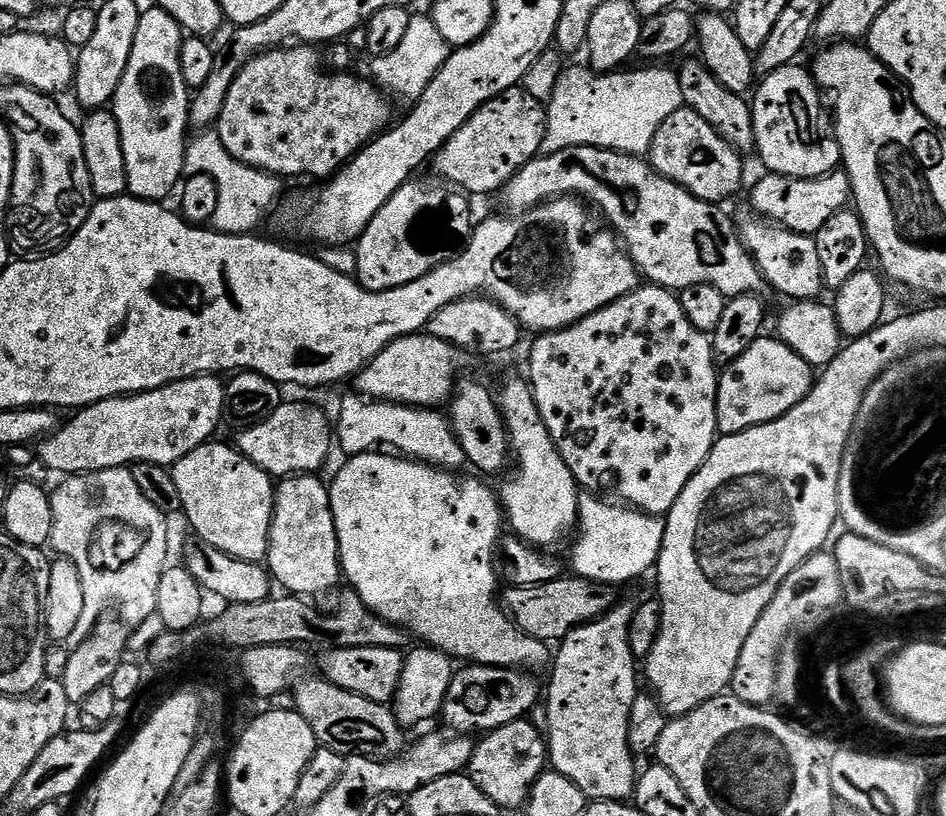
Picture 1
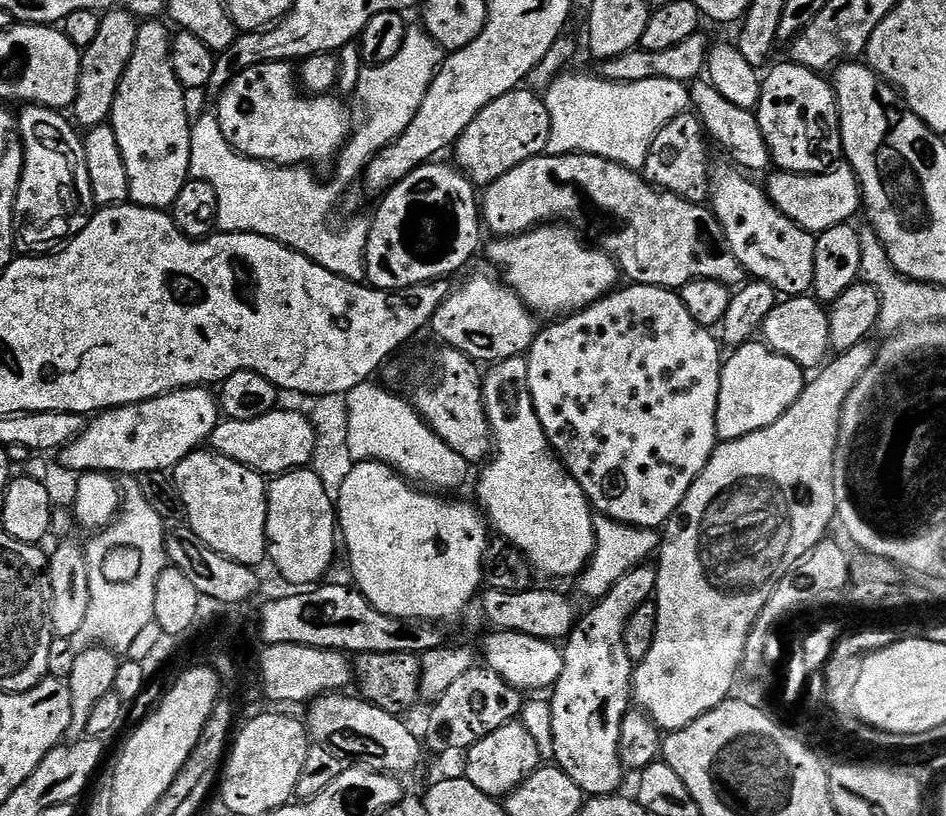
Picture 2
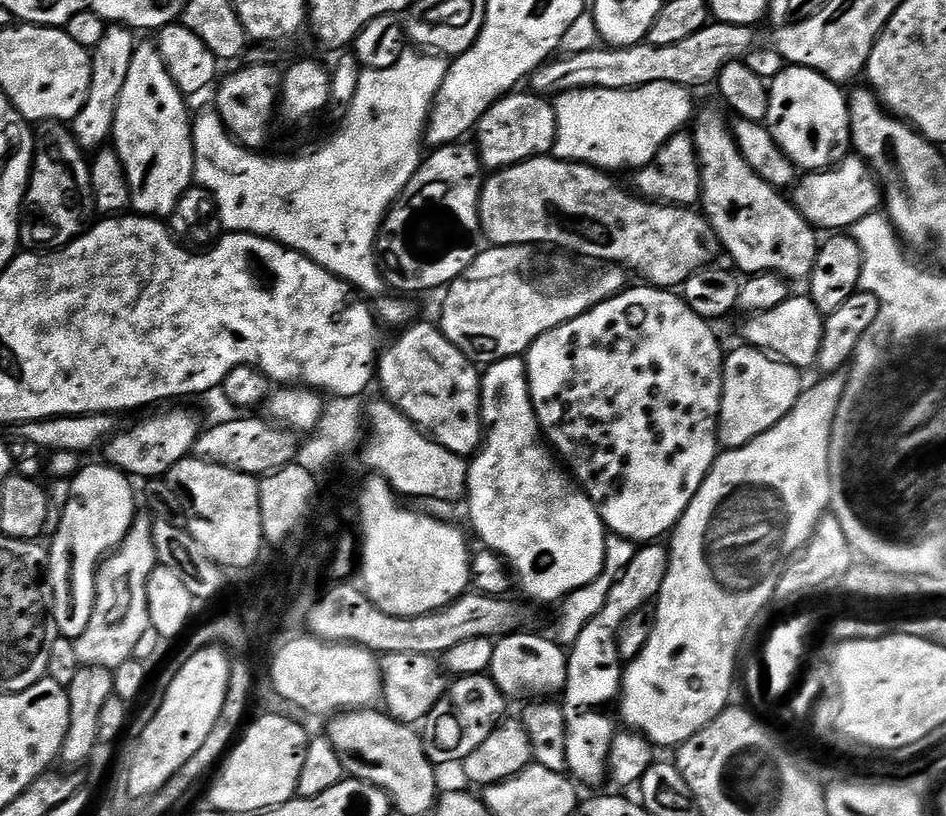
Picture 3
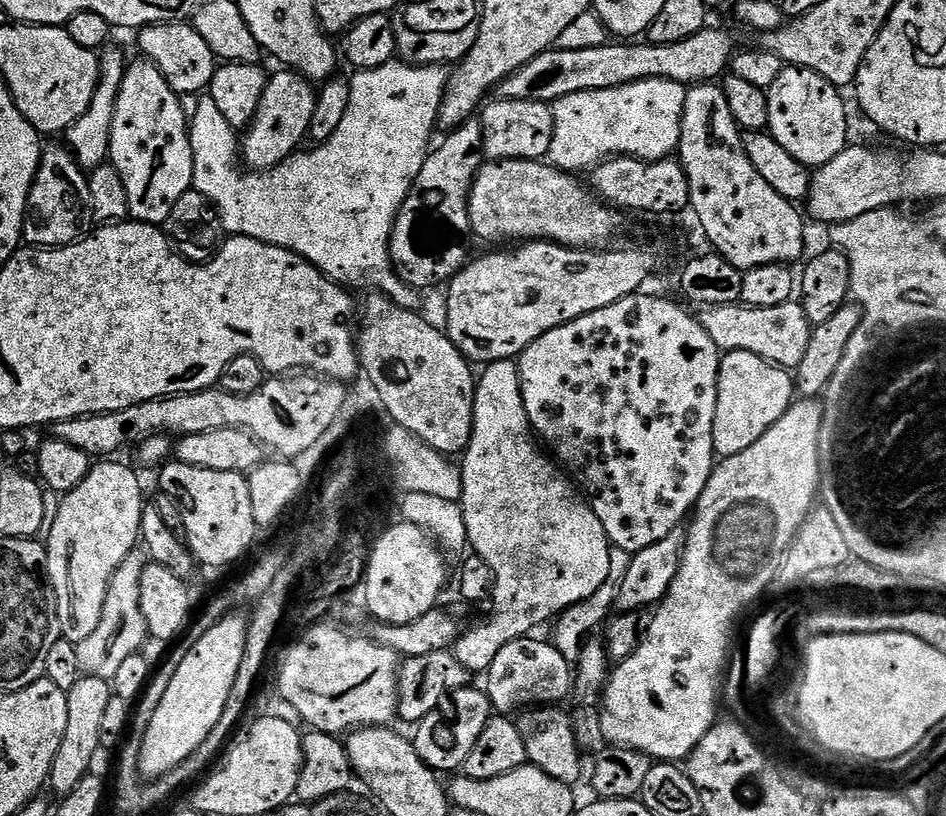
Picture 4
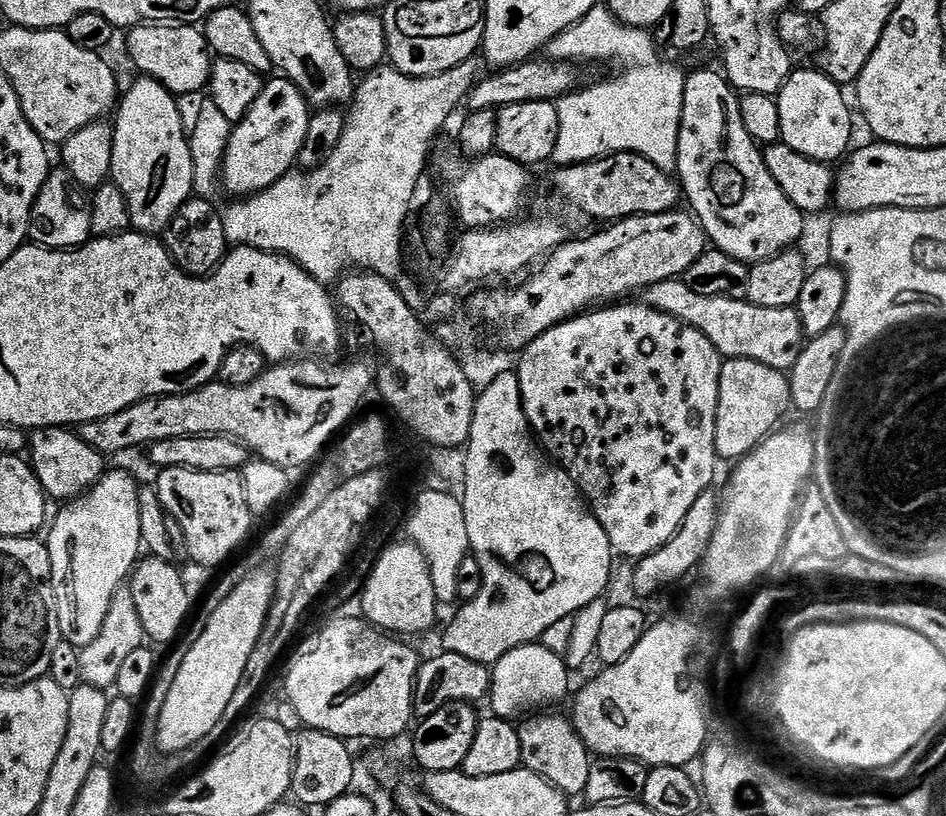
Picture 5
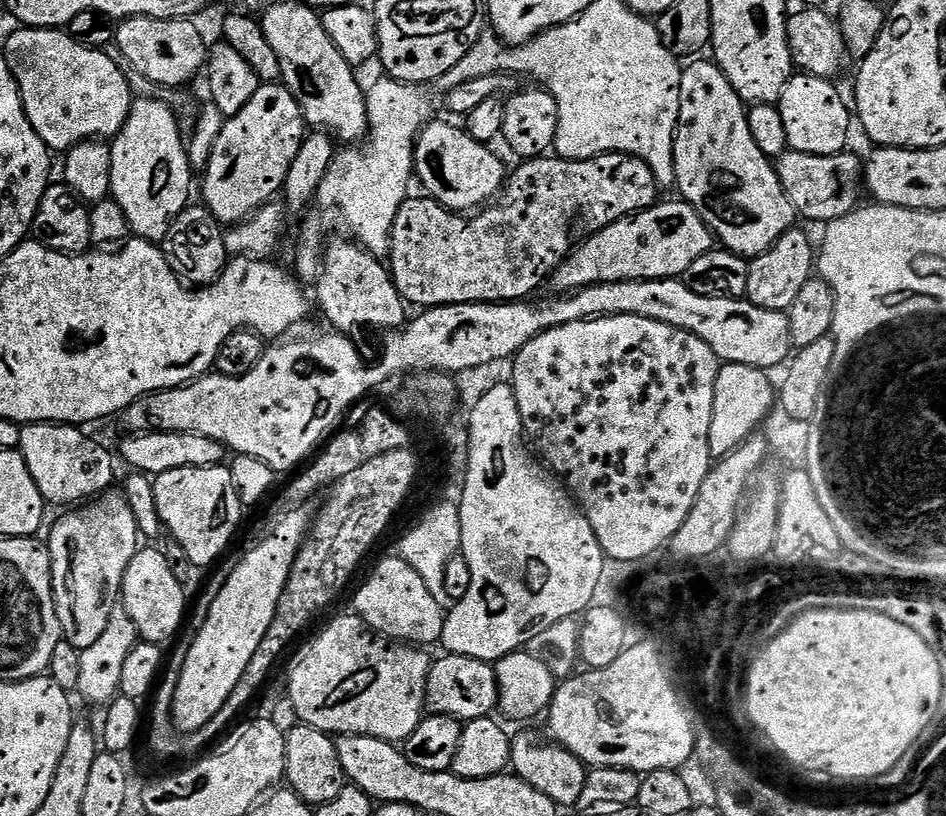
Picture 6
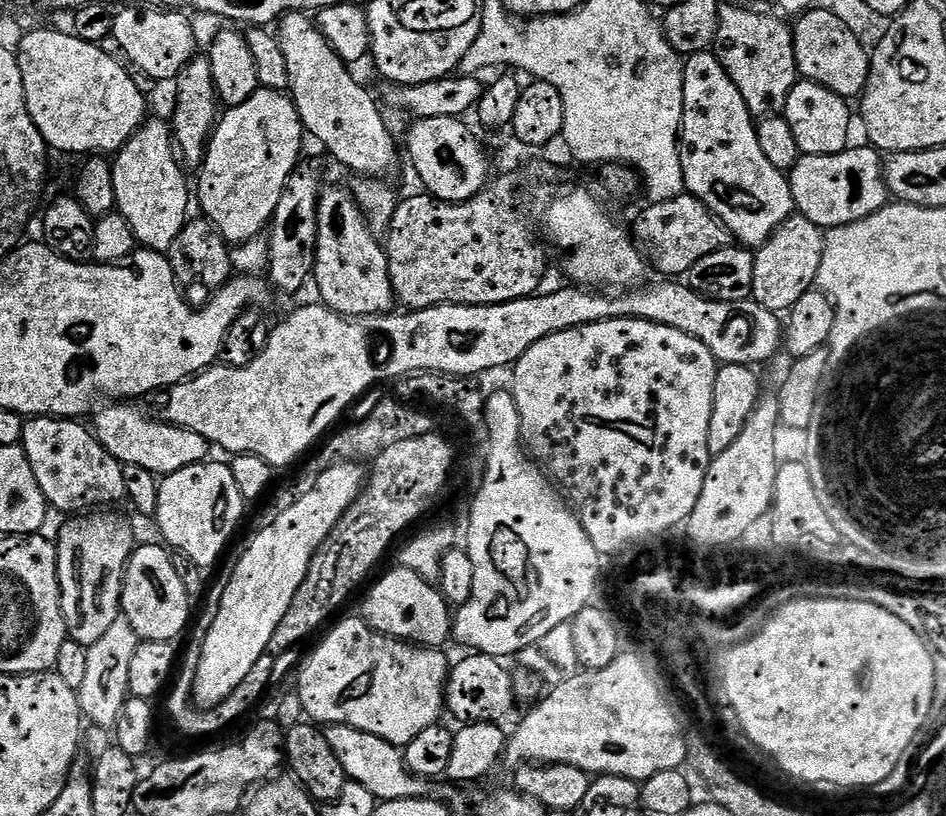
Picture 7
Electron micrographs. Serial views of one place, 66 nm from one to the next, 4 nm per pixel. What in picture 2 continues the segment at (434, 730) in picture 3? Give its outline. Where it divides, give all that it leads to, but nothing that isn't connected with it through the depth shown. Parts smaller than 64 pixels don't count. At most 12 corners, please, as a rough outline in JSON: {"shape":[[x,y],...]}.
{"shape":[[474,666],[431,705],[436,752],[467,750],[519,717],[525,697]]}

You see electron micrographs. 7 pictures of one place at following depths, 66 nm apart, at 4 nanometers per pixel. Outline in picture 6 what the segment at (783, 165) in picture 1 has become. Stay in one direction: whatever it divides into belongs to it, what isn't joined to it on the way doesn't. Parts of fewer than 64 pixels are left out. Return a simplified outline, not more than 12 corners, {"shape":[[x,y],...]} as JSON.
{"shape":[[793,75],[779,109],[793,152],[836,156],[853,113],[831,79]]}

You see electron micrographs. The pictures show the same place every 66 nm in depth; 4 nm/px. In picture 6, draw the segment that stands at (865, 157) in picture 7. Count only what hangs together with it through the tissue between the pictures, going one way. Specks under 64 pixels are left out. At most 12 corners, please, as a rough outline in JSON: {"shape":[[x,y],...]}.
{"shape":[[789,150],[774,167],[803,219],[861,207],[861,157]]}

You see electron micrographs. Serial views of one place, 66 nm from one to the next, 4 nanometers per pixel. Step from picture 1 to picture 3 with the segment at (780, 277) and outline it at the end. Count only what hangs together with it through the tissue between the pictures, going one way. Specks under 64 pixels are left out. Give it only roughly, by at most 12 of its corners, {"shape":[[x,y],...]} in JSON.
{"shape":[[725,113],[690,128],[699,207],[741,273],[807,281],[817,229],[746,166]]}

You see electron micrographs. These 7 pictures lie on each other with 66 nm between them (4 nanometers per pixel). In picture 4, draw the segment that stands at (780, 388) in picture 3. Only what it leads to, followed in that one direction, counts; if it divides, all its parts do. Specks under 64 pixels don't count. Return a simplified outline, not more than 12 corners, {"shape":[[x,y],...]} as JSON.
{"shape":[[758,354],[720,358],[714,450],[742,454],[794,403]]}

